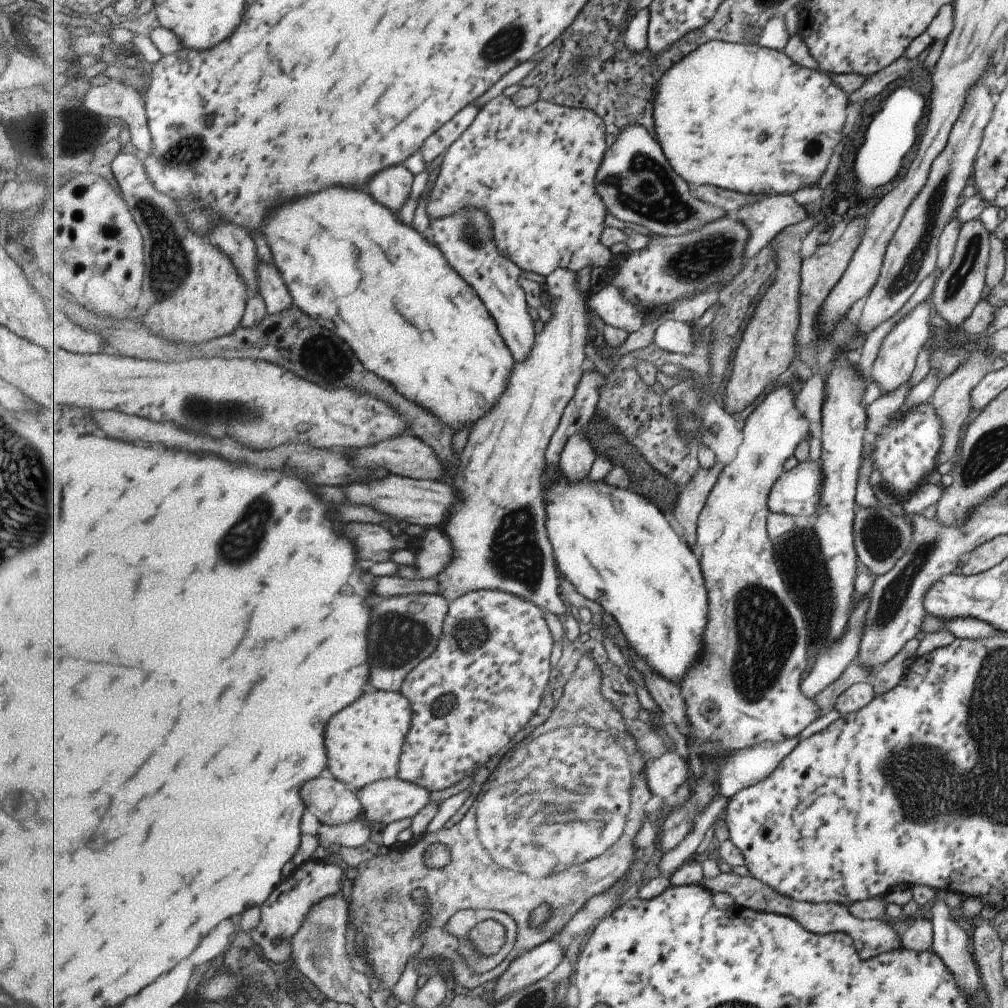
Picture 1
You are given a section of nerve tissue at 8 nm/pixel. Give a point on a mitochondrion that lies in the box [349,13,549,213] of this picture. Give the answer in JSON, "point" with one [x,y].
{"point":[492,53]}

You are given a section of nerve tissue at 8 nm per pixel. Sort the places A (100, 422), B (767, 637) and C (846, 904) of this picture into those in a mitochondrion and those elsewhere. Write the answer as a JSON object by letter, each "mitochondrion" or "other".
{"A":"other","B":"mitochondrion","C":"other"}

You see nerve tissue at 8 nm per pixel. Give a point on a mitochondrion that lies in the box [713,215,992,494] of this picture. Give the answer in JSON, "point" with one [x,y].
{"point":[968,263]}

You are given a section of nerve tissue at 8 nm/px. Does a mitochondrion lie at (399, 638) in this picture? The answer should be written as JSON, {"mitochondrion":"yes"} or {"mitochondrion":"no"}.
{"mitochondrion":"yes"}

